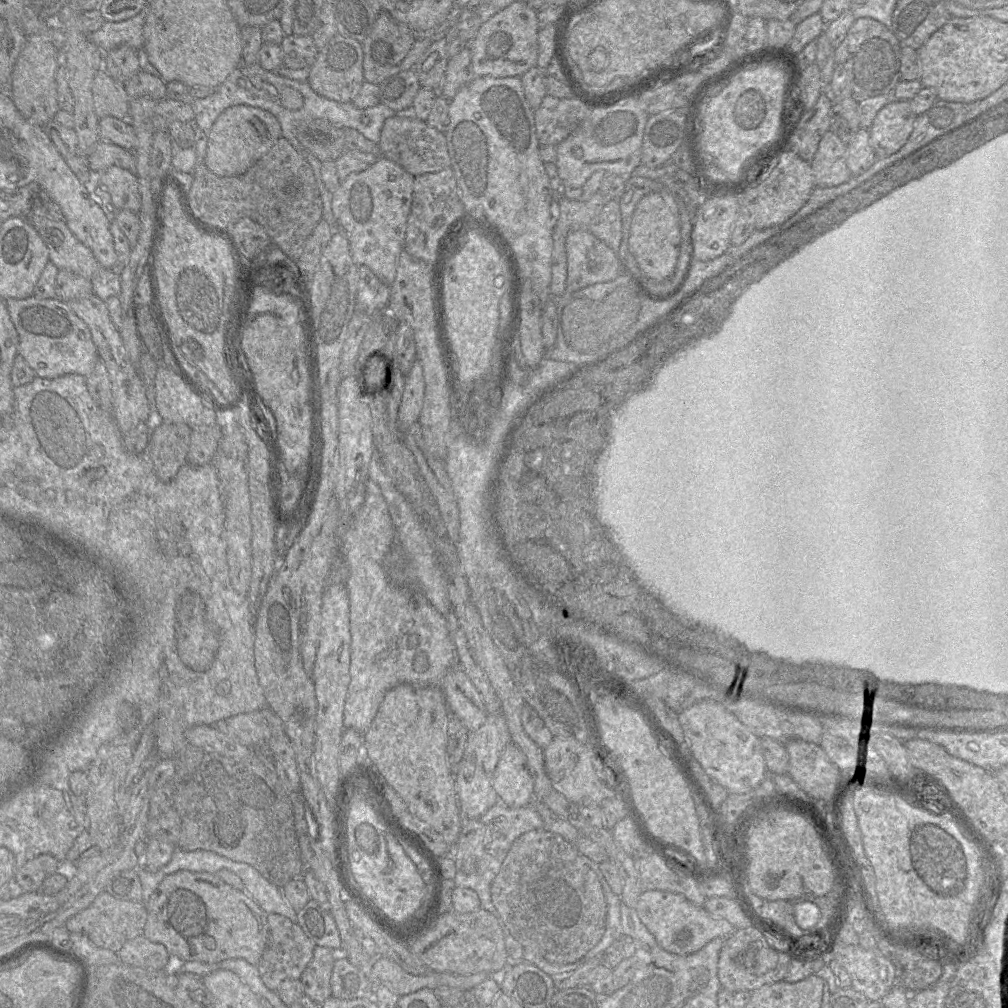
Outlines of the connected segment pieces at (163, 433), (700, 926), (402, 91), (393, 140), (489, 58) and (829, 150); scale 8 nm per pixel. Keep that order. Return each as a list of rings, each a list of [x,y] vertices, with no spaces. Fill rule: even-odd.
[[[163,422],[151,431],[148,451],[156,476],[171,481],[187,463],[192,428],[184,423]]]
[[[662,890],[643,891],[635,908],[641,922],[667,952],[689,955],[699,951],[717,937],[728,937],[735,927],[727,920],[711,915],[704,907],[688,901],[684,895]]]
[[[408,69],[389,76],[378,87],[379,104],[393,111],[400,111],[412,106],[421,86],[415,73]]]
[[[387,118],[381,129],[378,148],[380,156],[394,161],[414,177],[439,172],[451,165],[445,134],[419,119]]]
[[[516,1],[483,22],[474,38],[467,43],[471,53],[471,67],[475,77],[521,77],[536,66],[538,58],[539,23],[537,10]]]
[[[830,130],[822,136],[810,161],[814,187],[838,186],[850,178],[845,161],[846,145]]]

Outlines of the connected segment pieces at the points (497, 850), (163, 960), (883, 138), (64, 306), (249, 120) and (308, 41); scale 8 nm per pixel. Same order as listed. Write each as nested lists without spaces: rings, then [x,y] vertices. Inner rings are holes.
[[[498,802],[493,805],[484,815],[475,819],[468,819],[462,816],[462,827],[459,837],[452,846],[452,857],[455,861],[456,874],[453,878],[456,887],[469,888],[475,891],[479,897],[481,908],[491,913],[497,920],[504,935],[504,942],[509,961],[523,960],[523,947],[514,939],[505,926],[500,914],[491,901],[490,887],[498,874],[501,865],[513,843],[520,835],[535,830],[544,829],[543,820],[533,805],[520,808],[509,808]],[[476,857],[475,871],[469,875],[462,870],[464,862]]]
[[[144,935],[128,940],[117,954],[121,963],[145,969],[164,970],[170,962],[166,947]]]
[[[909,101],[886,103],[877,111],[868,128],[868,142],[874,161],[889,157],[903,145],[915,117]]]
[[[34,295],[4,301],[18,333],[18,354],[37,377],[53,379],[66,374],[87,377],[93,372],[100,358],[90,331],[67,303],[58,299],[41,299]]]
[[[249,105],[231,106],[219,115],[212,125],[203,163],[217,176],[242,175],[281,137],[281,125],[270,112]]]
[[[284,36],[280,43],[282,66],[292,70],[310,68],[318,54],[311,36]]]

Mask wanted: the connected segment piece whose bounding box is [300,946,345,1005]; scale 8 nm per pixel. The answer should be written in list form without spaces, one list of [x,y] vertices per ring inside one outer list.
[[[315,946],[311,961],[303,971],[300,981],[304,994],[318,1005],[331,997],[330,978],[335,960],[345,956],[344,951]]]

